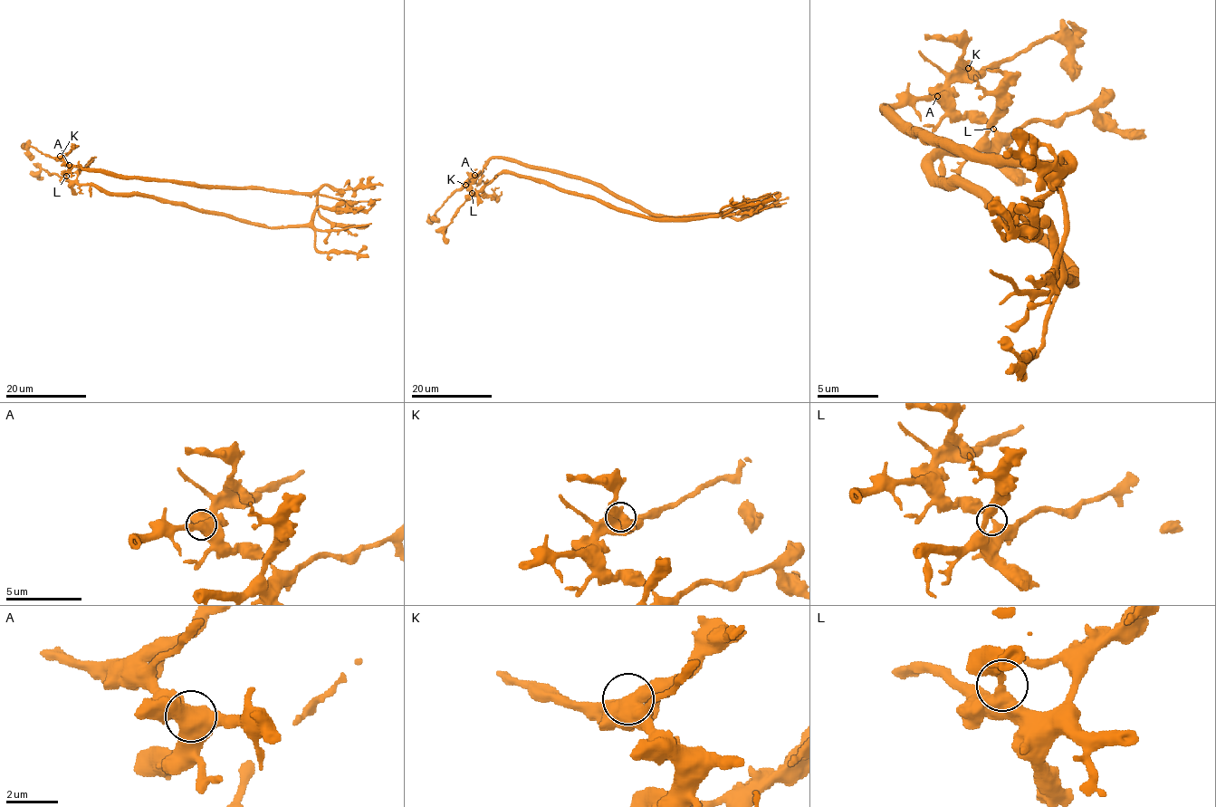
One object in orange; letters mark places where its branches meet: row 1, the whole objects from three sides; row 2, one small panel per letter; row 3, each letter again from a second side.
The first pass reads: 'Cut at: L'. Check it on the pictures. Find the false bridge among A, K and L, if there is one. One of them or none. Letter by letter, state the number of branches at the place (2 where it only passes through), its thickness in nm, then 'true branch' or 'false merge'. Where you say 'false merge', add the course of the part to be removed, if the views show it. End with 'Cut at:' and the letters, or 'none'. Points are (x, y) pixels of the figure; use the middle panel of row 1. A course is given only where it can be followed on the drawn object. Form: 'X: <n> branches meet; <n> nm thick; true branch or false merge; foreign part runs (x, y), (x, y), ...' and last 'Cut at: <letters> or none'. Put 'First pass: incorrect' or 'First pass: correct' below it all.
A: 2 branches meet; 700 nm thick; true branch
K: 4 branches meet; 480 nm thick; true branch
L: 3 branches meet; 320 nm thick; false merge; foreign part runs (472, 193), (479, 192), (499, 175), (512, 173), (656, 218), (711, 217), (725, 210), (772, 201), (777, 193)
Cut at: L
First pass: correct

